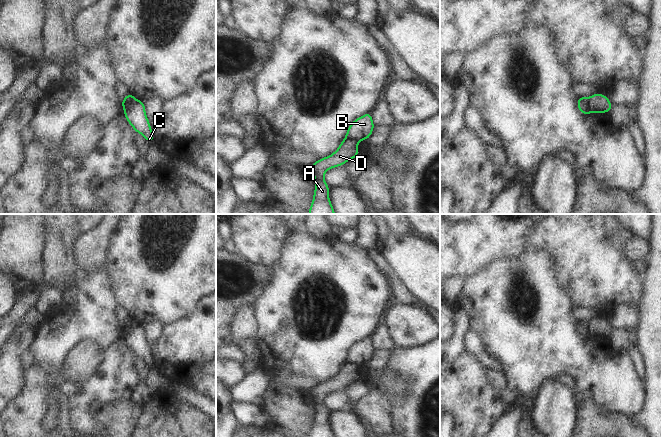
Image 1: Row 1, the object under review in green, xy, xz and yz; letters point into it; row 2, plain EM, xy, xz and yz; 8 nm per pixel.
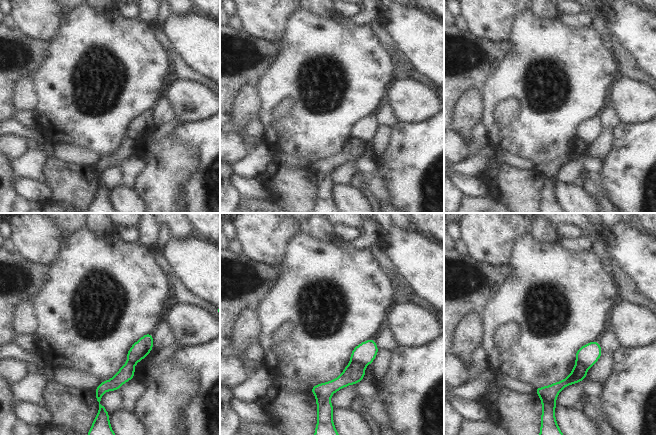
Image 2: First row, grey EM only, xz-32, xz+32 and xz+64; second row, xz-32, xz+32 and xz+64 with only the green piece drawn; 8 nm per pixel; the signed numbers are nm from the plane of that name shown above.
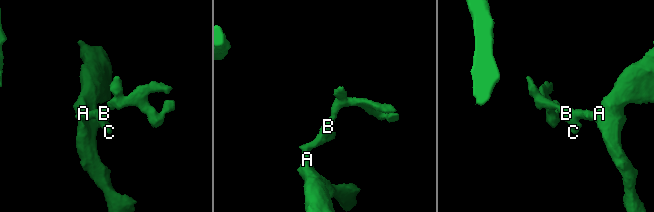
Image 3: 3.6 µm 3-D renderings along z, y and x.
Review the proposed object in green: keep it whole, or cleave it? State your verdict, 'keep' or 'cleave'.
cleave

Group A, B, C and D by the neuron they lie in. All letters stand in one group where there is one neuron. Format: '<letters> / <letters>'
A D / B C

